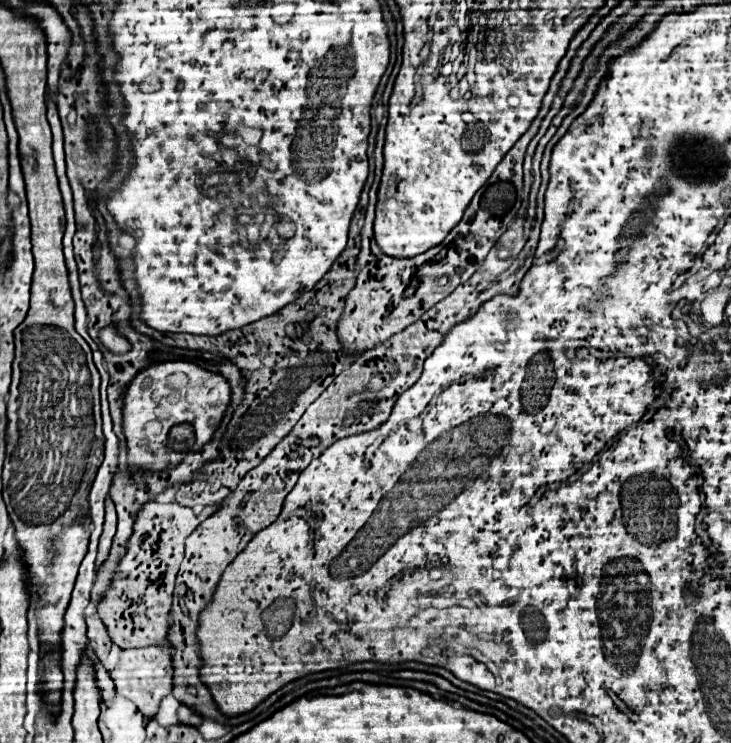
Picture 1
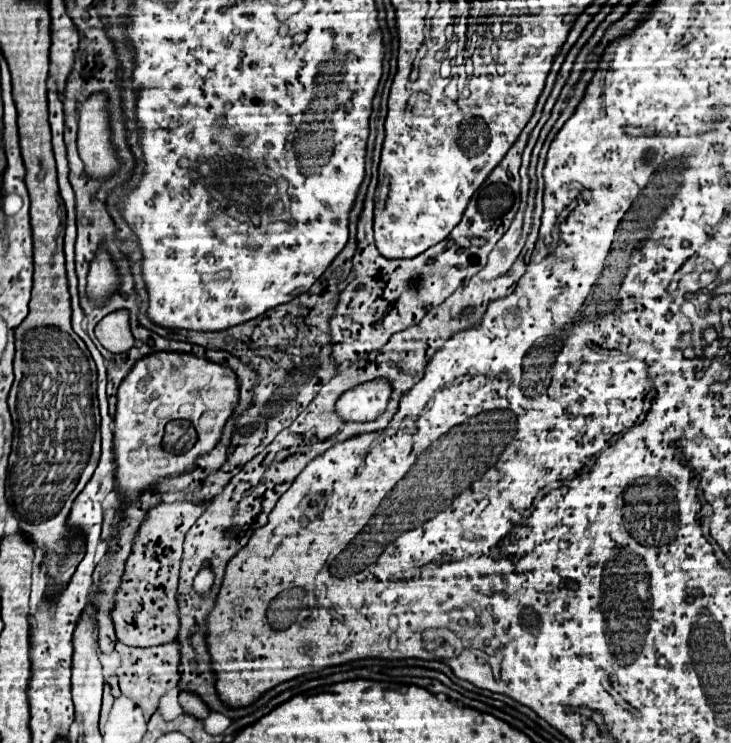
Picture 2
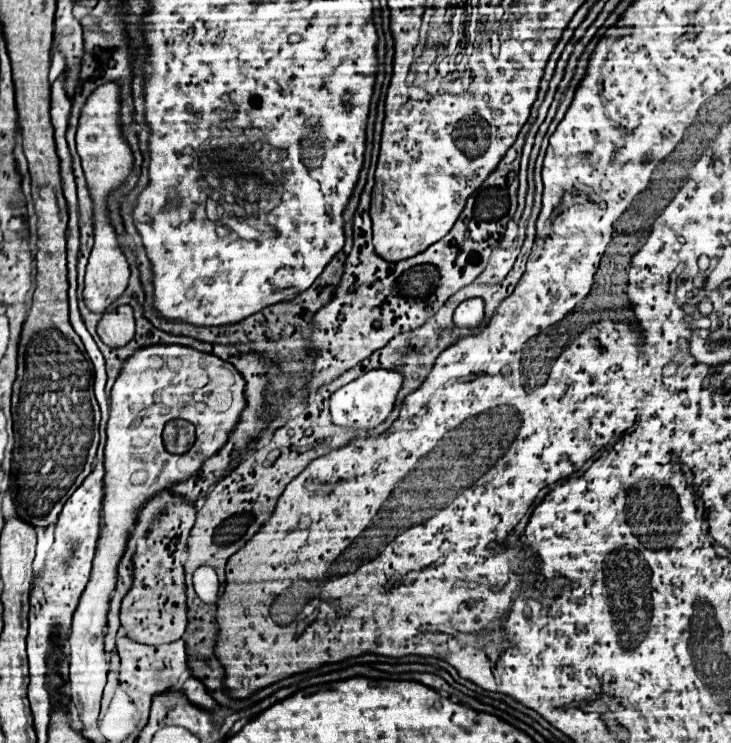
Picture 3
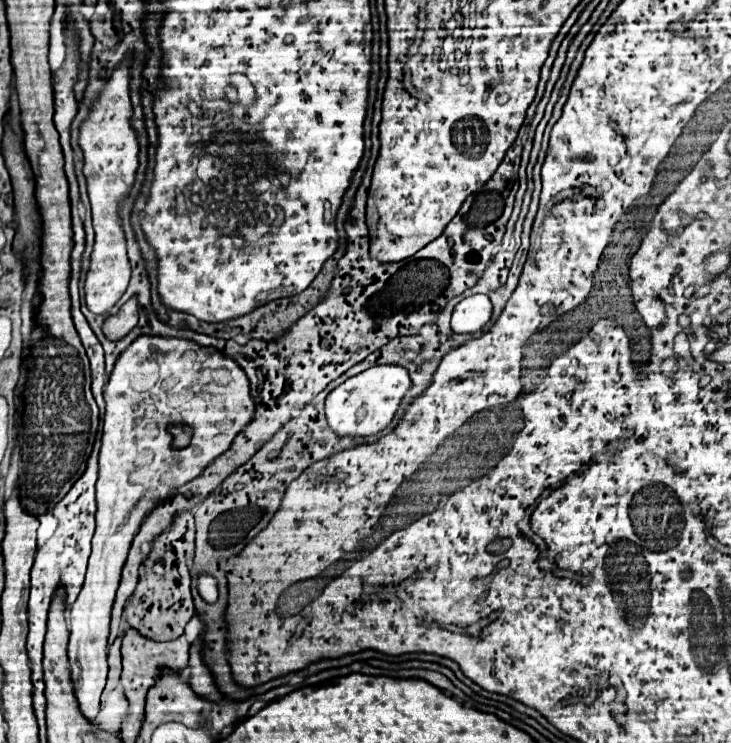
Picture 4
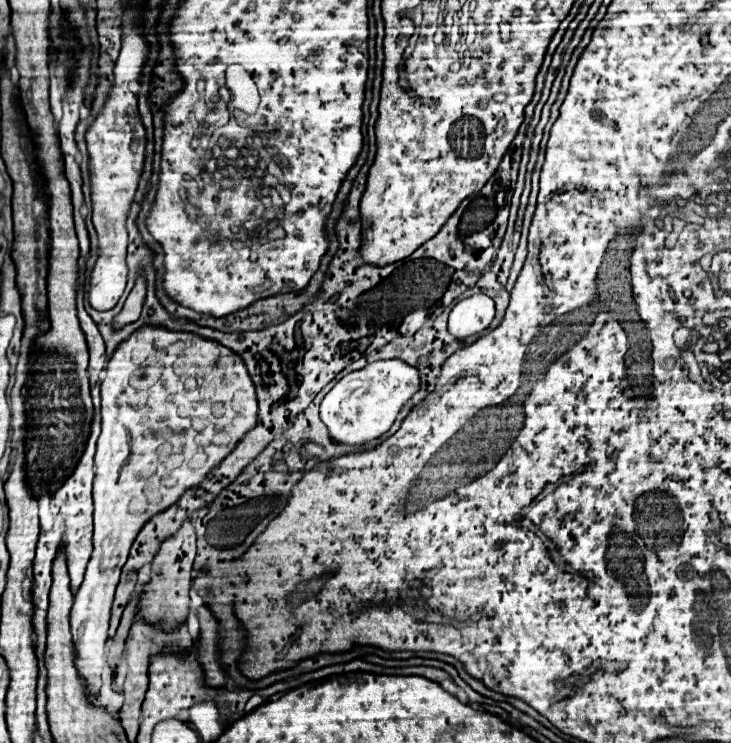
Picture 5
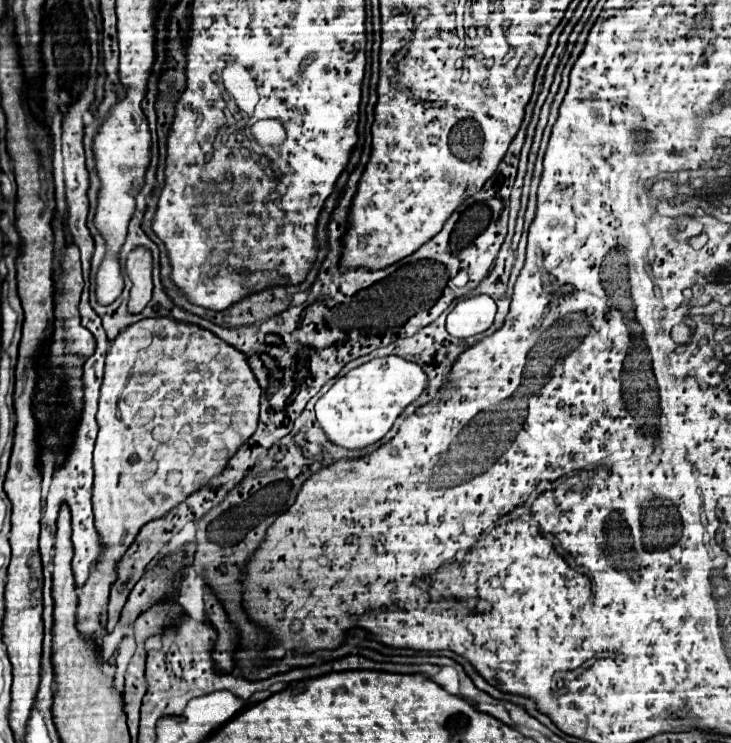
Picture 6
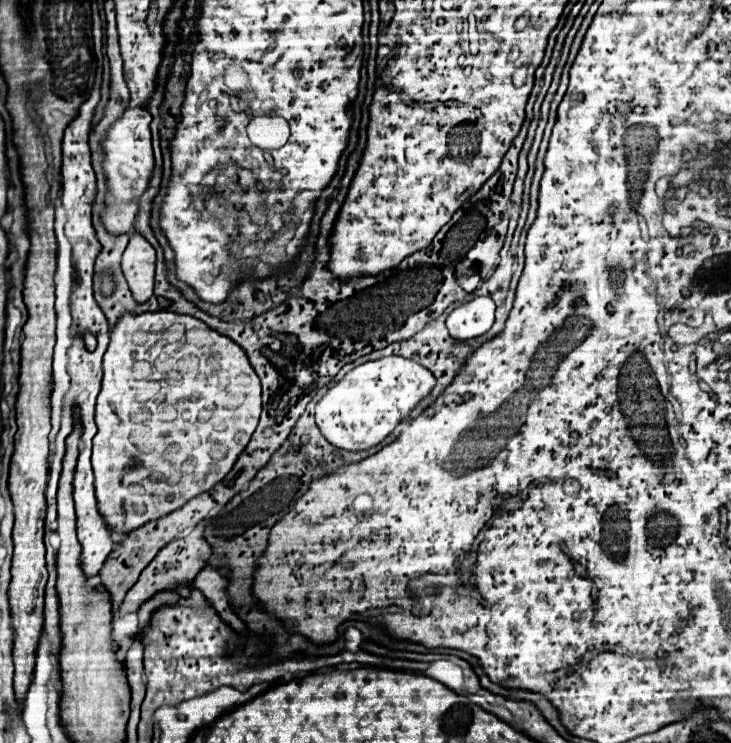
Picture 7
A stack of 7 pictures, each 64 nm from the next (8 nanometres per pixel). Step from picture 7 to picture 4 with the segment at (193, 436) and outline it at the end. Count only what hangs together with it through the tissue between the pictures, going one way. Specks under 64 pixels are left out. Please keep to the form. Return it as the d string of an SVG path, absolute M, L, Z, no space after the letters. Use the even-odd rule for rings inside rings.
M140 336L130 344L126 352L120 354L116 368L104 390L106 416L104 416L104 434L100 448L100 476L96 484L96 534L92 540L92 556L88 562L86 582L76 602L68 612L68 670L74 684L74 694L80 706L82 716L92 722L100 710L100 694L106 684L108 664L108 626L110 626L110 608L114 604L116 588L120 584L120 572L128 556L132 538L136 536L144 516L158 504L164 502L176 488L194 480L220 452L230 448L232 440L244 428L254 414L254 402L250 396L250 384L242 368L236 366L232 358L222 356L214 348L200 348L190 340L180 338L162 338L162 336ZM184 422L194 430L192 442L188 448L172 448L172 436L168 434L168 424Z

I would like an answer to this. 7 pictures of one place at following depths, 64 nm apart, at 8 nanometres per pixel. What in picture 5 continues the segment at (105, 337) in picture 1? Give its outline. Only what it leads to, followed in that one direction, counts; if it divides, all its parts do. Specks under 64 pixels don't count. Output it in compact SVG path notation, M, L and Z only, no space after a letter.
M140 276L138 282L136 282L136 286L134 286L134 290L132 290L130 296L126 298L122 312L112 320L112 328L114 328L114 330L120 330L120 328L124 328L126 324L132 324L132 322L138 320L140 310L142 310L142 304L144 304L144 296L146 296L146 282L144 282L144 278Z

